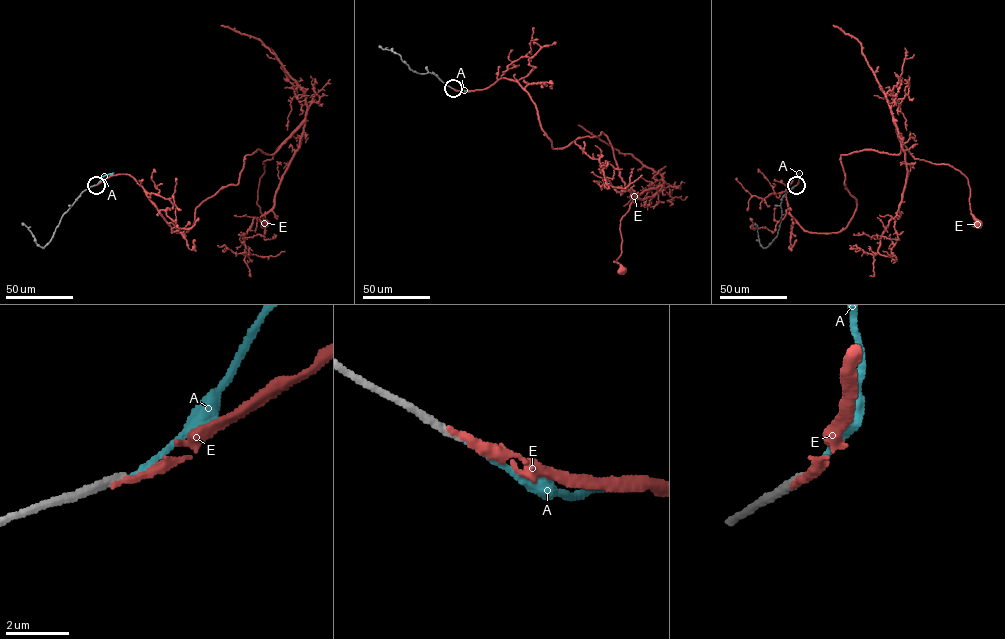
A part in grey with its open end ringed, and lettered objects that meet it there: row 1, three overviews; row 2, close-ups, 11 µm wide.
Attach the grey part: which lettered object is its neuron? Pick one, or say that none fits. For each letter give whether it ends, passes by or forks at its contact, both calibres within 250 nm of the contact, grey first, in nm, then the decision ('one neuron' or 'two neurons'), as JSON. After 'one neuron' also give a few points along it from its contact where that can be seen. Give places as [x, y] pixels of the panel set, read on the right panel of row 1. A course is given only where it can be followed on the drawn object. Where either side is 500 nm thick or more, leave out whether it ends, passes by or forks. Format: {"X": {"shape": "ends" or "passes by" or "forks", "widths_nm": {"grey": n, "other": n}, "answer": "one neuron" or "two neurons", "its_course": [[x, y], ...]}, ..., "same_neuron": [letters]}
{"A": {"shape": "ends", "widths_nm": {"grey": 280, "other": 170}, "answer": "one neuron", "its_course": [[797, 185], [799, 172]]}, "E": {"shape": "ends", "widths_nm": {"grey": 320, "other": 200}, "answer": "two neurons"}, "same_neuron": ["A"]}

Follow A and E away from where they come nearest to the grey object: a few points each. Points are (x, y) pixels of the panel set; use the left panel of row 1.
A: (96, 185), (104, 176), (113, 172)
E: (95, 185), (130, 175), (184, 232), (196, 207), (237, 184), (245, 156), (284, 142), (263, 163), (265, 225)

